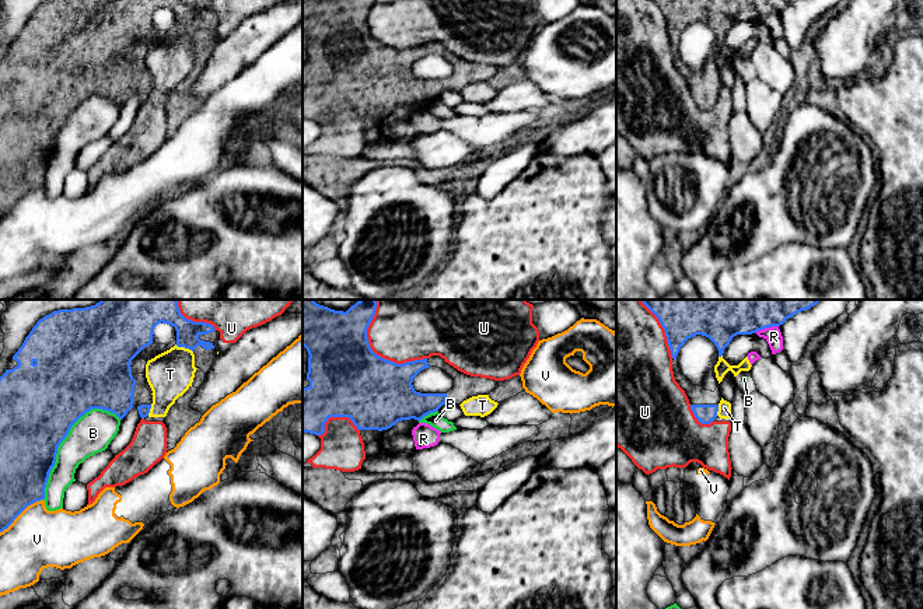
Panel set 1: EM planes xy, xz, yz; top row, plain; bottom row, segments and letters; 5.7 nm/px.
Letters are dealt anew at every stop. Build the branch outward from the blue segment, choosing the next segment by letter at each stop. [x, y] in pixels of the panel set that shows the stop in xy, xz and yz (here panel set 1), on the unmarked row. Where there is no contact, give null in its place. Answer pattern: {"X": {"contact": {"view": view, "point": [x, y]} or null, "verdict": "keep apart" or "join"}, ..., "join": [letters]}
{"B": {"contact": {"view": "xy", "point": [62, 126]}, "verdict": "keep apart"}, "R": {"contact": {"view": "yz", "point": [766, 13]}, "verdict": "keep apart"}, "T": {"contact": {"view": "xy", "point": [184, 32]}, "verdict": "keep apart"}, "U": {"contact": {"view": "xz", "point": [381, 44]}, "verdict": "keep apart"}, "V": {"contact": {"view": "xy", "point": [21, 198]}, "verdict": "keep apart"}, "join": []}

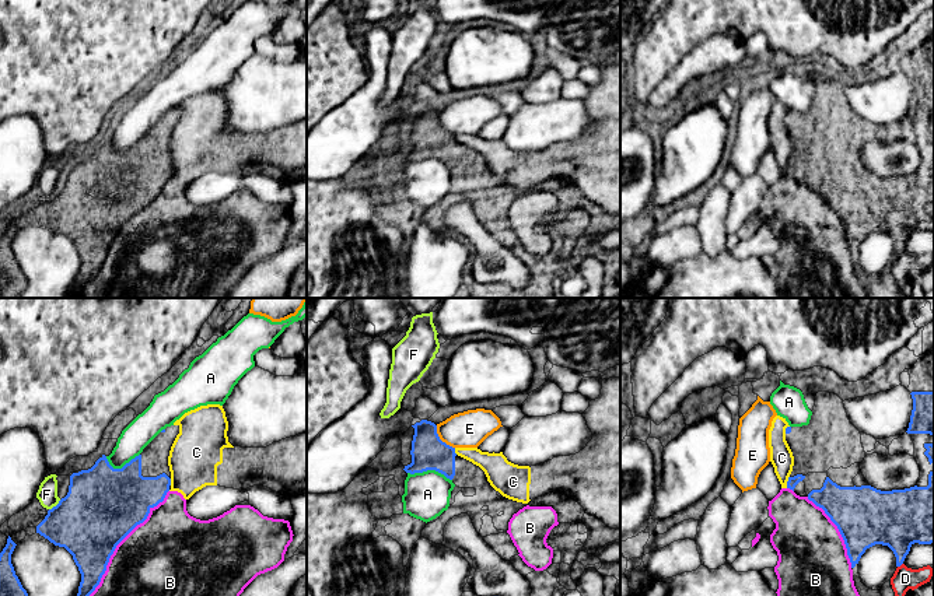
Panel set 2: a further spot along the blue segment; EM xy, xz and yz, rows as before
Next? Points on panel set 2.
{"A": {"contact": {"view": "xz", "point": [430, 155]}, "verdict": "keep apart"}, "B": {"contact": {"view": "xy", "point": [115, 234]}, "verdict": "keep apart"}, "C": {"contact": {"view": "yz", "point": [787, 168]}, "verdict": "keep apart"}, "D": {"contact": {"view": "yz", "point": [899, 252]}, "verdict": "keep apart"}, "E": {"contact": {"view": "xz", "point": [440, 126]}, "verdict": "keep apart"}, "F": {"contact": {"view": "xy", "point": [56, 192]}, "verdict": "keep apart"}, "join": []}

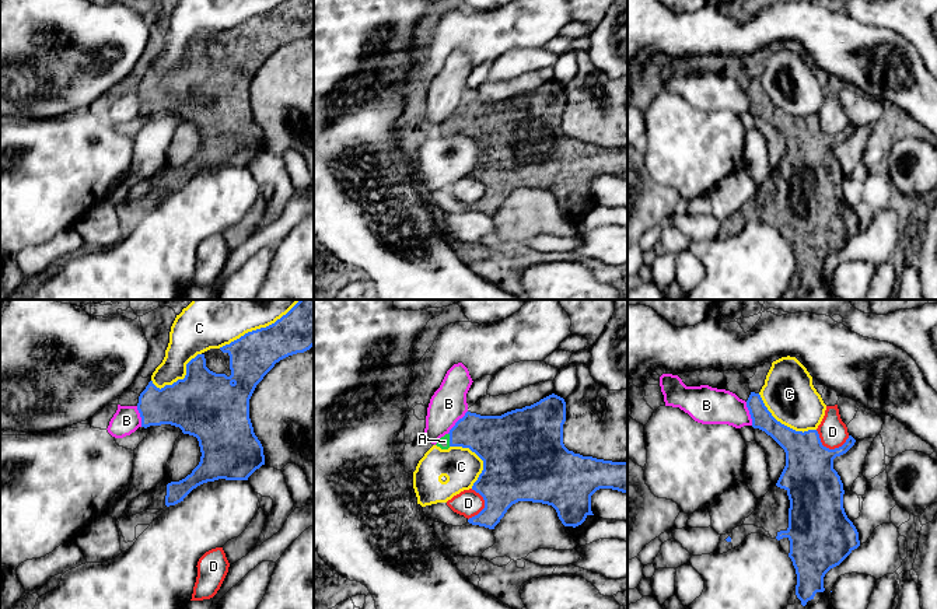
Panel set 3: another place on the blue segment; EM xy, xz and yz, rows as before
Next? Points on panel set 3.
{"A": {"contact": {"view": "xz", "point": [450, 126]}, "verdict": "join"}, "B": {"contact": {"view": "xz", "point": [457, 108]}, "verdict": "keep apart"}, "C": {"contact": {"view": "xy", "point": [252, 17]}, "verdict": "keep apart"}, "D": {"contact": {"view": "yz", "point": [828, 135]}, "verdict": "keep apart"}, "join": ["A"]}

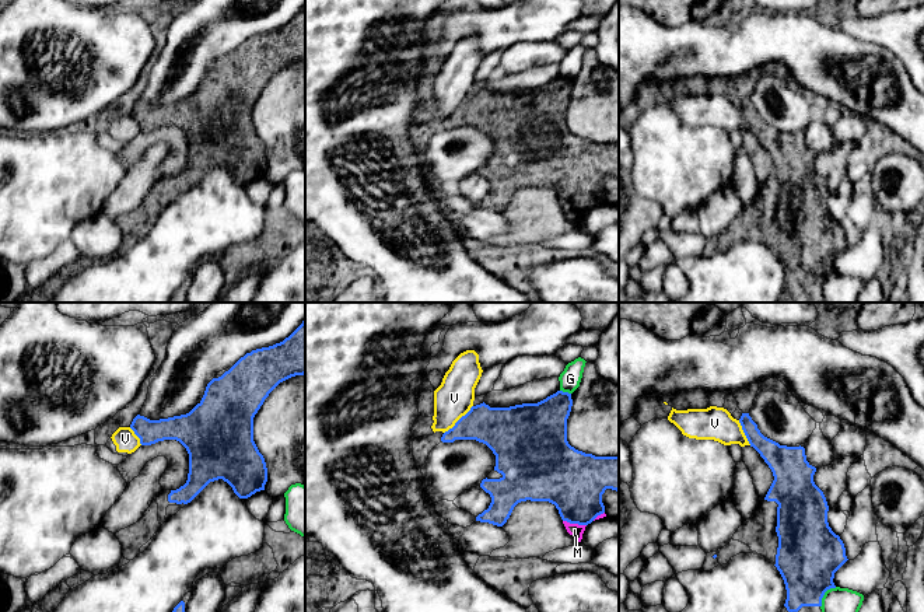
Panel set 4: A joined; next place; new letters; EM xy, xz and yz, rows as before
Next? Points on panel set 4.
{"G": {"contact": {"view": "xz", "point": [566, 79]}, "verdict": "keep apart"}, "M": {"contact": {"view": "xz", "point": [574, 209]}, "verdict": "join"}, "V": {"contact": {"view": "xz", "point": [458, 107]}, "verdict": "keep apart"}, "join": ["M"]}

